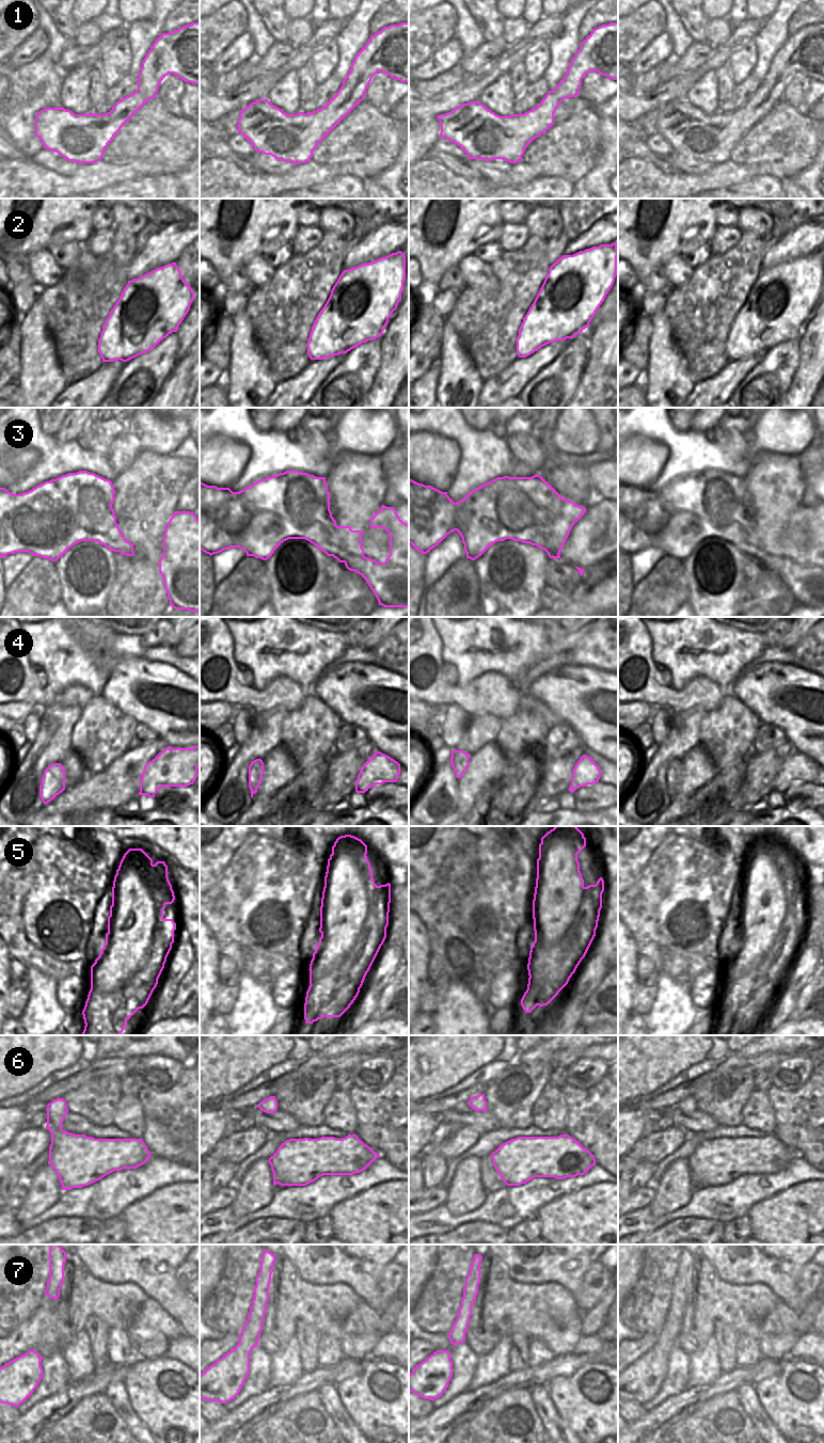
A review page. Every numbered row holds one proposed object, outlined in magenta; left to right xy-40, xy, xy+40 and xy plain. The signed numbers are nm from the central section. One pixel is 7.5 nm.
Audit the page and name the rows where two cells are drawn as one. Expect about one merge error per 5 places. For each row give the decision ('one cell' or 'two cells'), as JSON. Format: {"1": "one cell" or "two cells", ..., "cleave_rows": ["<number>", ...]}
{"1": "one cell", "2": "one cell", "3": "two cells", "4": "one cell", "5": "one cell", "6": "one cell", "7": "one cell", "cleave_rows": ["3"]}

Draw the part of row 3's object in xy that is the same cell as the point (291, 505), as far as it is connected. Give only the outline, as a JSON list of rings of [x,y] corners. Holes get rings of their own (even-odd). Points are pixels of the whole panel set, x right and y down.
[[[286,471],[260,479],[239,492],[200,481],[200,550],[210,556],[239,548],[247,556],[267,560],[284,541],[305,539],[328,556],[348,562],[350,554],[364,556],[362,535],[361,530],[352,530],[350,526],[336,525],[330,510],[326,477]]]

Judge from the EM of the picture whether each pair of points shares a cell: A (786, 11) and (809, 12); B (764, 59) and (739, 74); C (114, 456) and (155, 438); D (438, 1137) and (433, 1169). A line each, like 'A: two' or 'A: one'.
A: two
B: two
C: one
D: one

